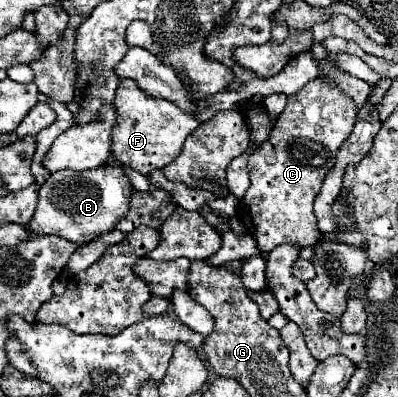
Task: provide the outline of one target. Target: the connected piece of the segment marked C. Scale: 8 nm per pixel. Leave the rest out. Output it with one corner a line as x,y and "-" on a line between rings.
329,80
307,82
297,94
287,98
287,106
277,120
271,136
249,156
251,186
241,200
237,216
247,232
257,240
261,252
271,252
285,242
315,246
321,232
313,214
313,200
321,182
335,166
337,150
355,126
359,108
345,92
339,92

